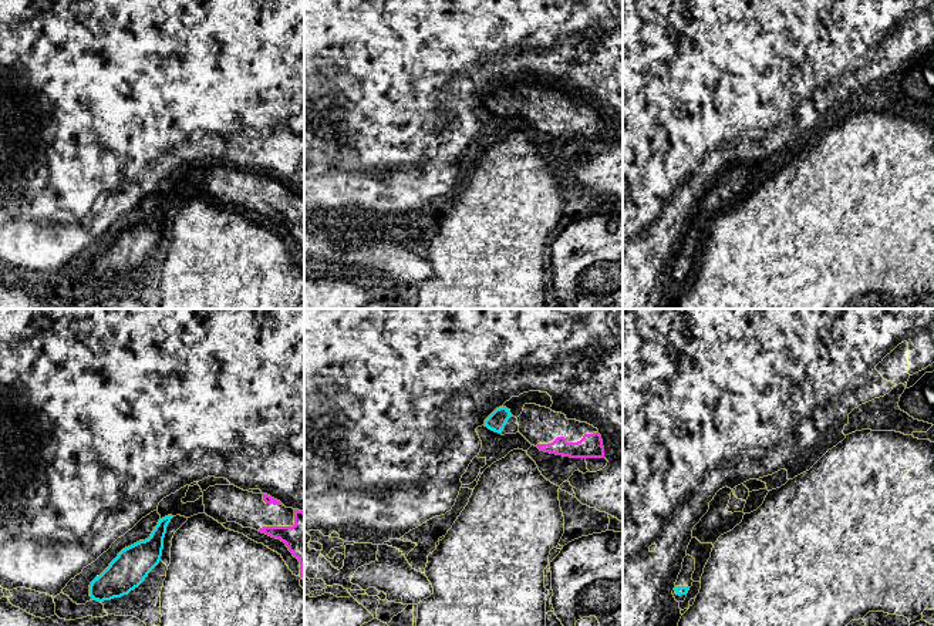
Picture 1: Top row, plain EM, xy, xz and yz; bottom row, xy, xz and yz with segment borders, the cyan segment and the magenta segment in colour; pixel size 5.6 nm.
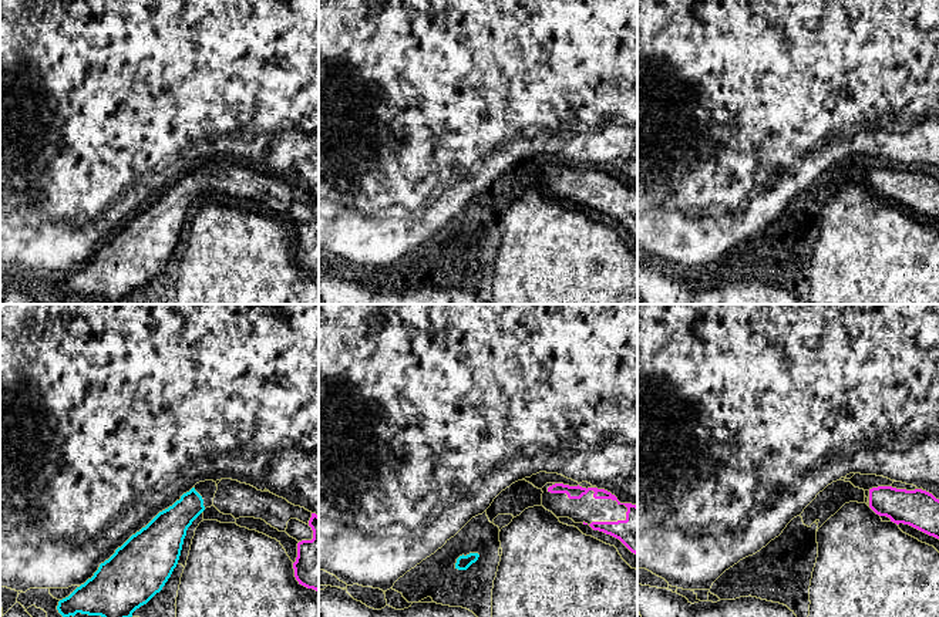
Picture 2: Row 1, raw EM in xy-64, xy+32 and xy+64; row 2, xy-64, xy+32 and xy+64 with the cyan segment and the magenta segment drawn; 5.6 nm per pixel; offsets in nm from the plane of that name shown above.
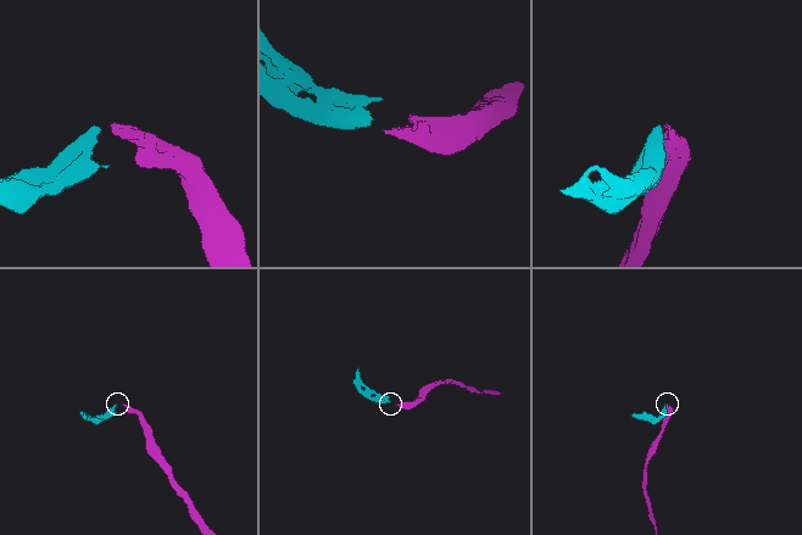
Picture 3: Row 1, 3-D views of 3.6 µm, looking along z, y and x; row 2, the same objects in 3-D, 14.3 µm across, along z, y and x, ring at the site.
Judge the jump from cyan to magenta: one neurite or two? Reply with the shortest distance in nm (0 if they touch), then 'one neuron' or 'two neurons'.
gap 220 nm; one neuron

